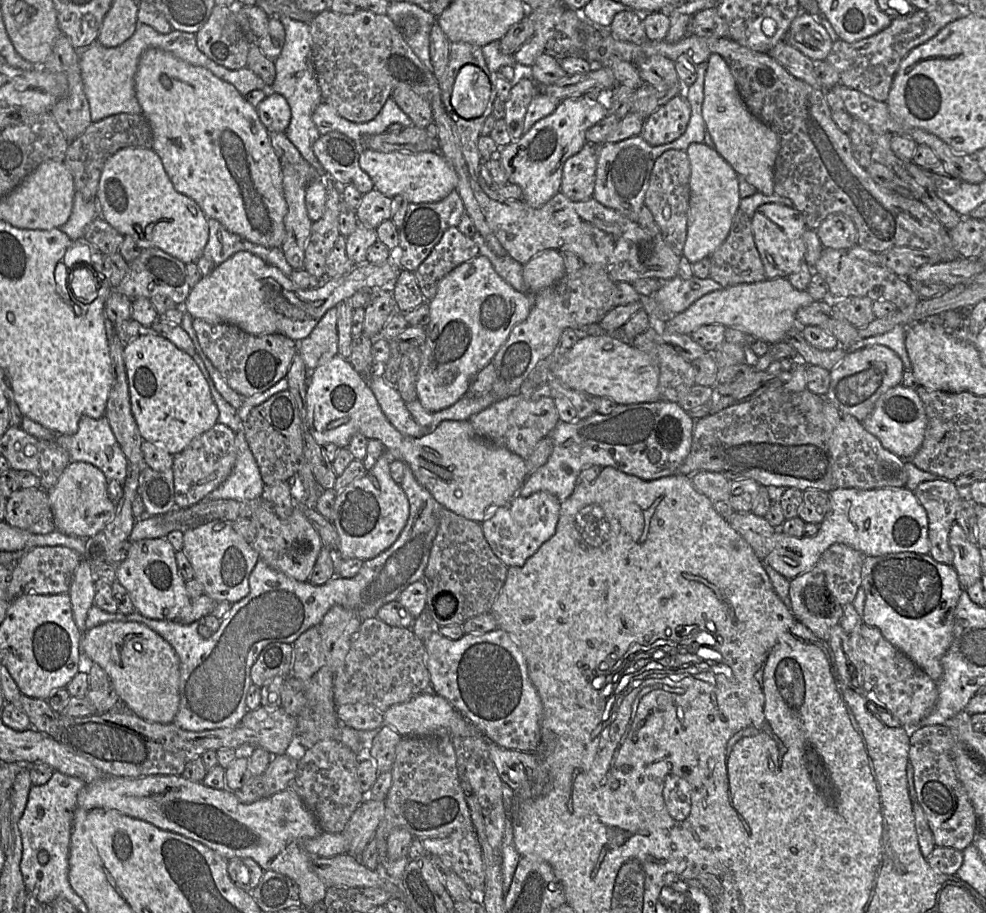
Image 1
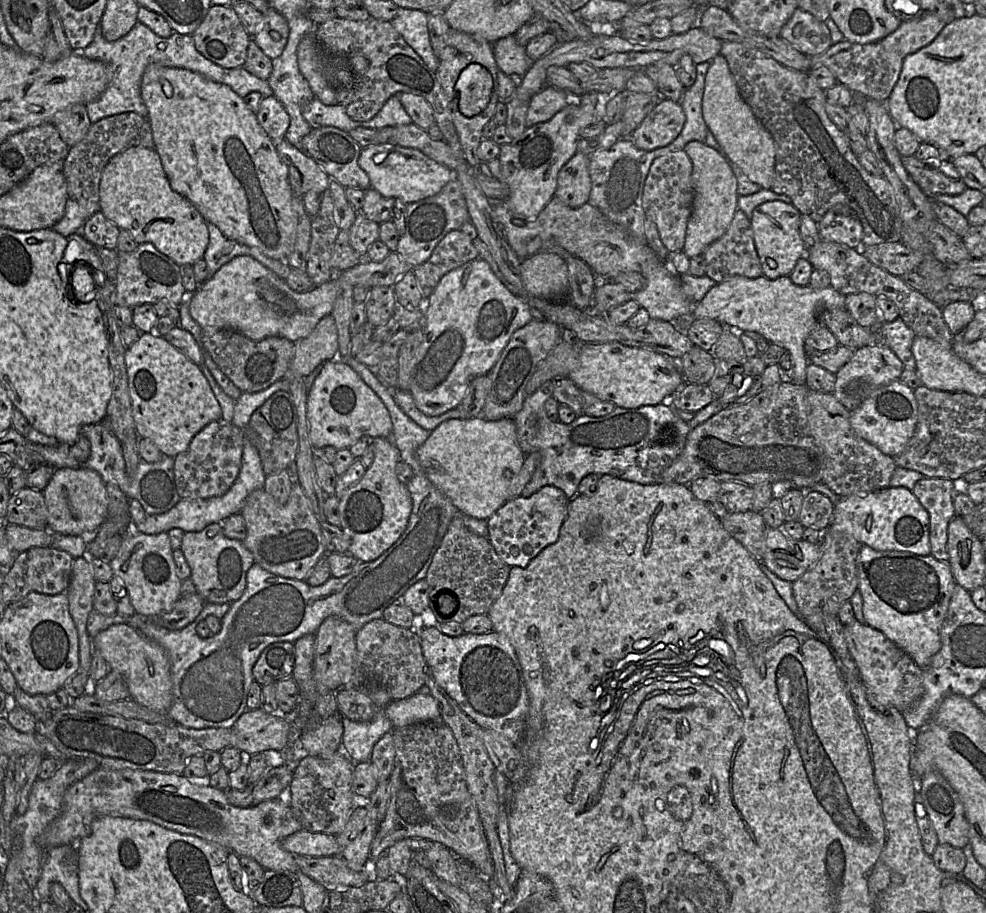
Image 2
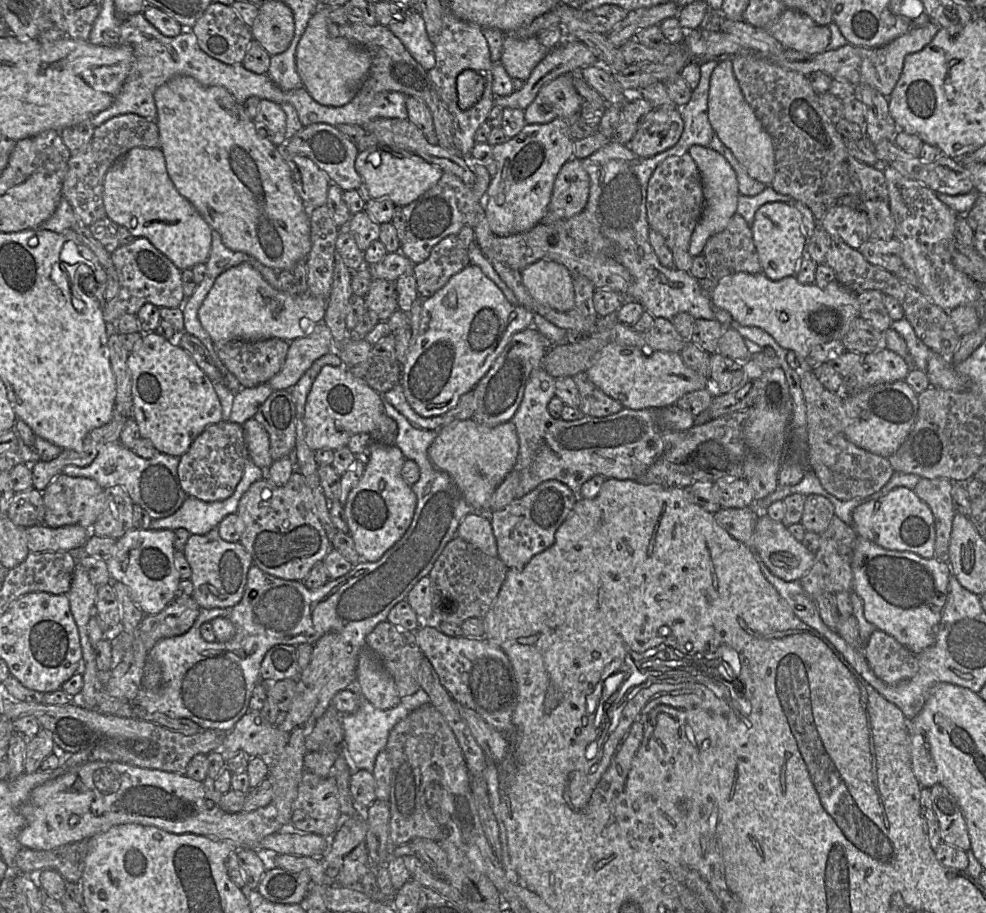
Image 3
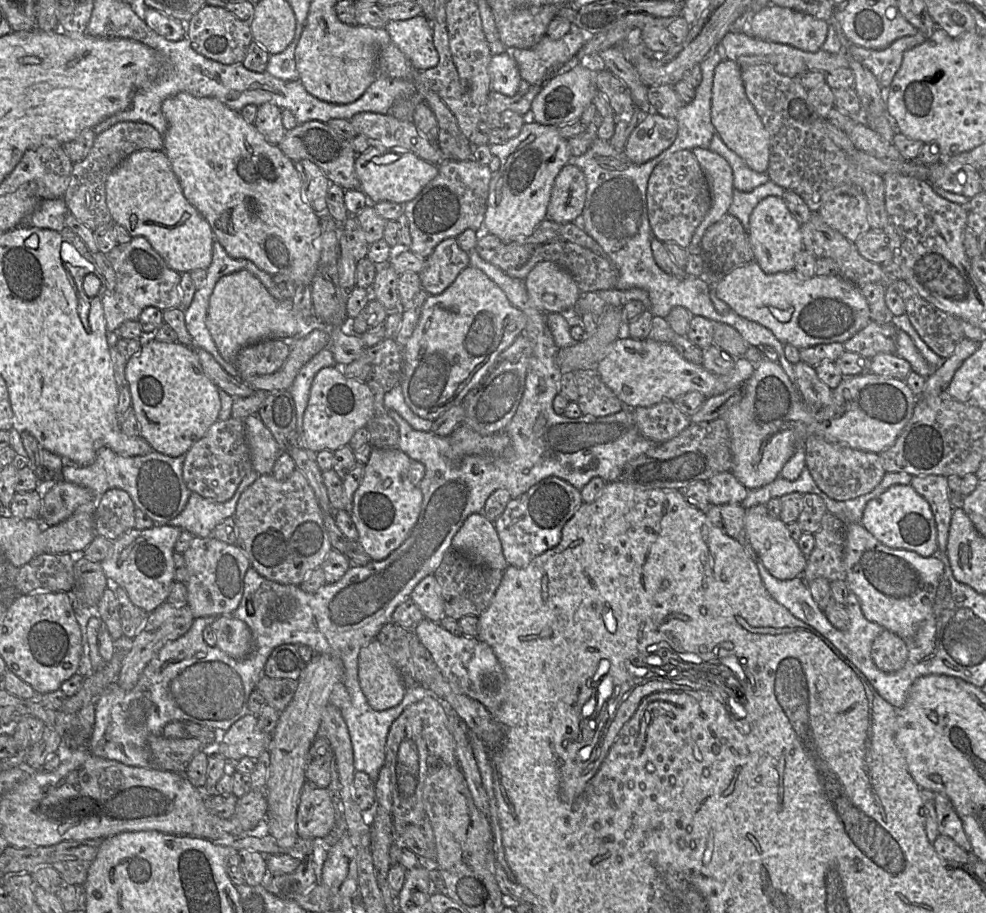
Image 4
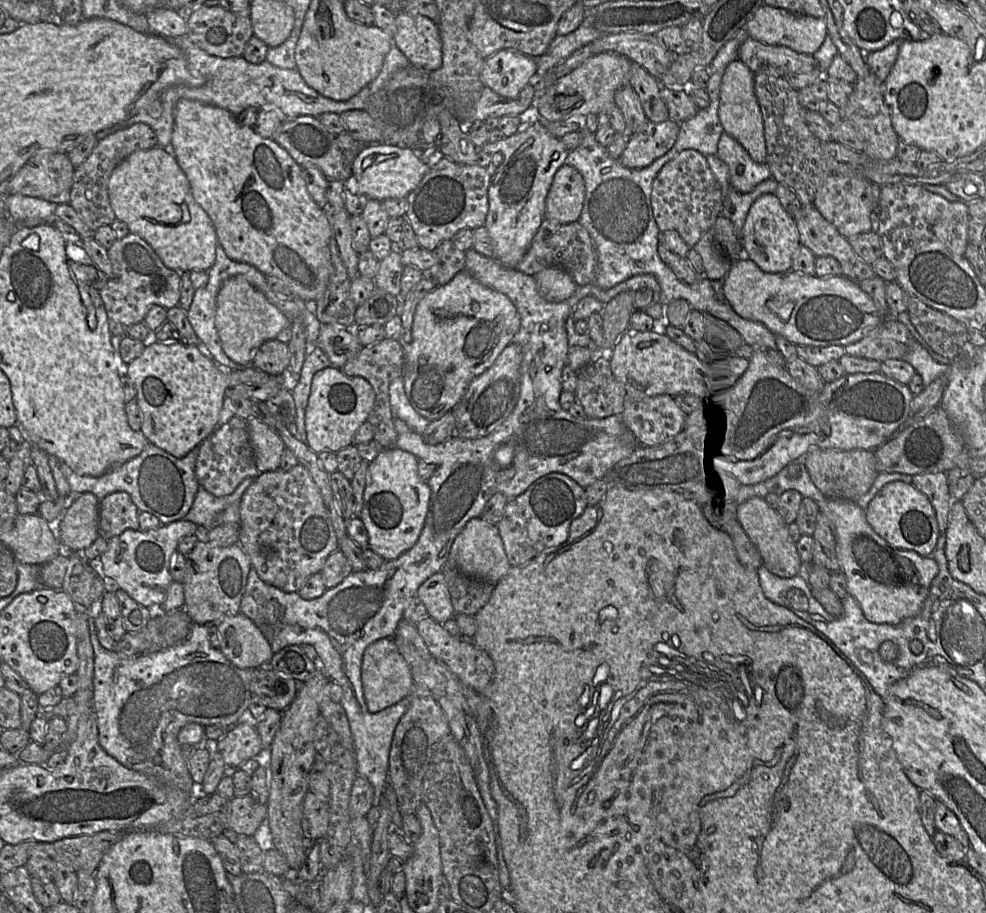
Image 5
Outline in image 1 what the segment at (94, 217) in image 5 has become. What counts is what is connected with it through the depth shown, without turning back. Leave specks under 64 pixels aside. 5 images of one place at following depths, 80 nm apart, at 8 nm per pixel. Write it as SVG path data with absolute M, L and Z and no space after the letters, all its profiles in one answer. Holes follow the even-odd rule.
M119 113L92 122L86 130L70 142L64 163L70 170L74 186L87 201L96 201L99 180L106 160L125 147L141 147L151 149L153 135L149 123L143 114Z

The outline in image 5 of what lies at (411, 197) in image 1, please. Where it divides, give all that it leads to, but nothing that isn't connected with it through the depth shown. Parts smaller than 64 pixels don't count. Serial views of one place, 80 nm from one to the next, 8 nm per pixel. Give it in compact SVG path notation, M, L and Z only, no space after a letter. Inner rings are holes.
M390 144L363 145L352 163L359 194L378 201L406 198L429 170L416 150Z

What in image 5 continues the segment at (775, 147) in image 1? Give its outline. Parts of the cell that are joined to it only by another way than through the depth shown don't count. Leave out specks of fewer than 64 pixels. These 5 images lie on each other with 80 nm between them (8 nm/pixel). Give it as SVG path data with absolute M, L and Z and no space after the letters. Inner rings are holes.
M739 59L731 61L724 69L720 85L718 118L724 133L737 140L753 161L766 162L764 126L754 90L754 73Z

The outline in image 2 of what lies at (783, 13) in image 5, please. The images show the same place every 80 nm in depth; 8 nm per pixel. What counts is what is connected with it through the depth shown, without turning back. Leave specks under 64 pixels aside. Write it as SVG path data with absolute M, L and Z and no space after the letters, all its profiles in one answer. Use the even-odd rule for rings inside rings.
M797 8L782 27L779 37L807 56L823 54L832 46L827 25L811 13Z

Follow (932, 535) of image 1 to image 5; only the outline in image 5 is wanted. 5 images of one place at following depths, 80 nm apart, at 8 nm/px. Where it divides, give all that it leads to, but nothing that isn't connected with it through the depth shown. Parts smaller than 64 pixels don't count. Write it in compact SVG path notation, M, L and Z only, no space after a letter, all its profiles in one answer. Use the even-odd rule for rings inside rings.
M946 472L916 474L911 476L910 482L928 497L935 510L940 533L946 532L950 507L954 501L950 494Z

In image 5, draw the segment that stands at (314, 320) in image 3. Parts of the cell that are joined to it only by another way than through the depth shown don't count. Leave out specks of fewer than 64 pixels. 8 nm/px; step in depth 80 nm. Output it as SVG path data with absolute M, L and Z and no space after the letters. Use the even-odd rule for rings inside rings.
M234 276L219 289L215 324L225 354L239 365L249 365L264 342L288 332L291 321L245 278Z

